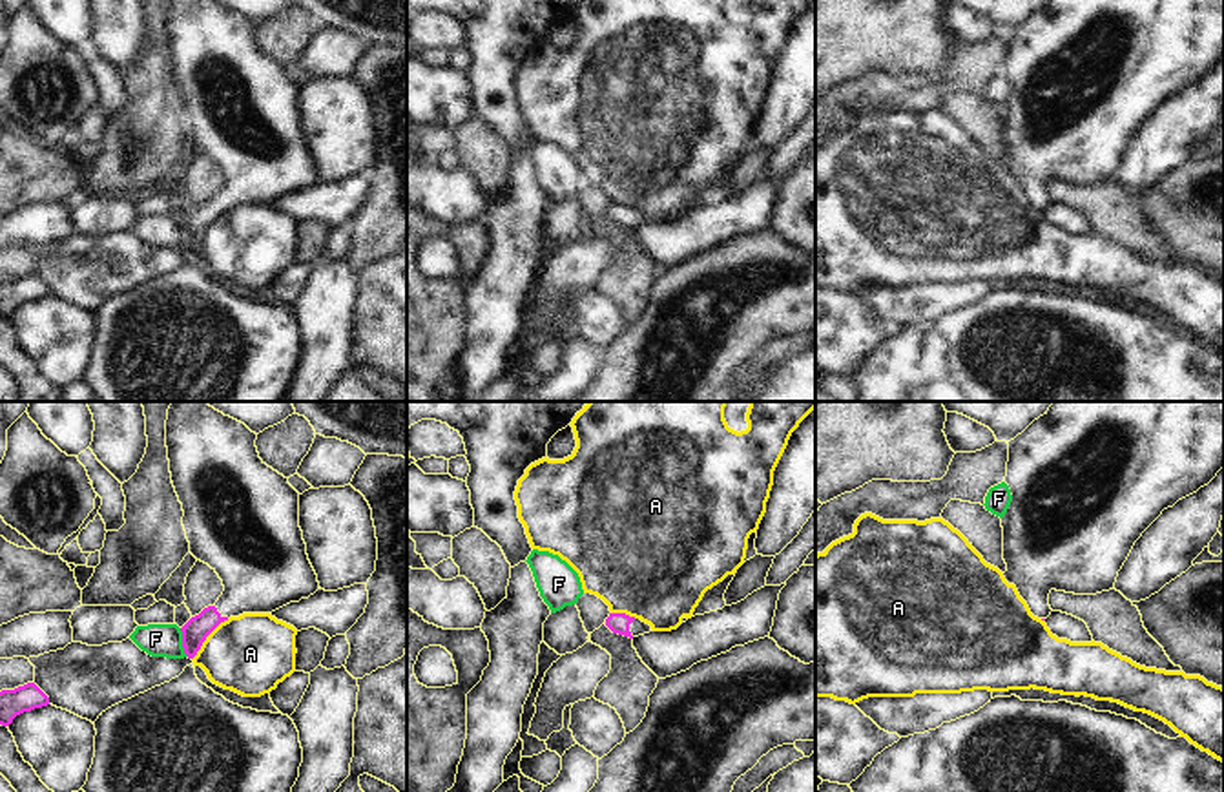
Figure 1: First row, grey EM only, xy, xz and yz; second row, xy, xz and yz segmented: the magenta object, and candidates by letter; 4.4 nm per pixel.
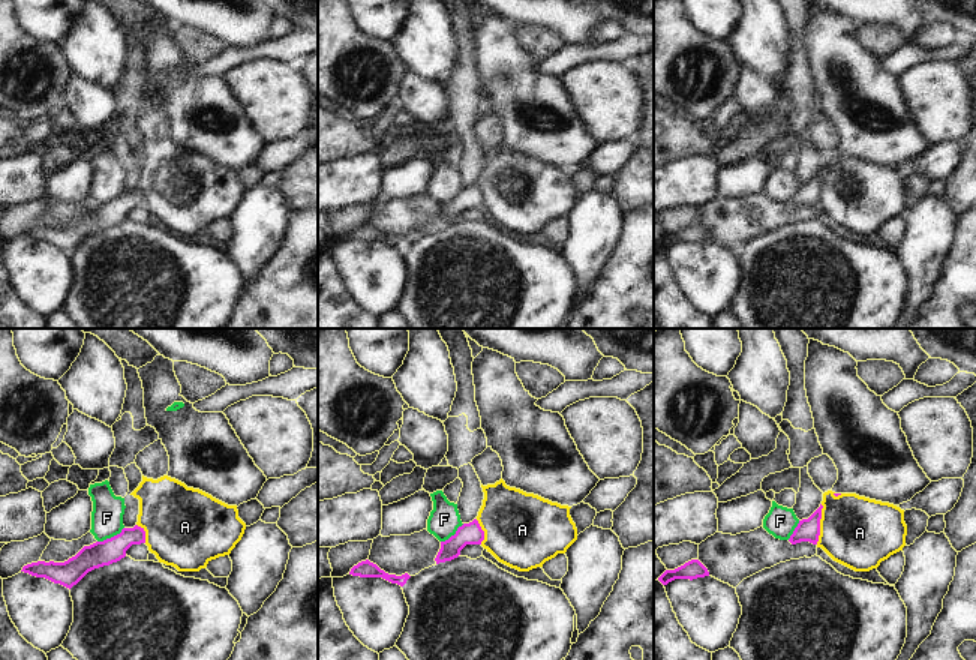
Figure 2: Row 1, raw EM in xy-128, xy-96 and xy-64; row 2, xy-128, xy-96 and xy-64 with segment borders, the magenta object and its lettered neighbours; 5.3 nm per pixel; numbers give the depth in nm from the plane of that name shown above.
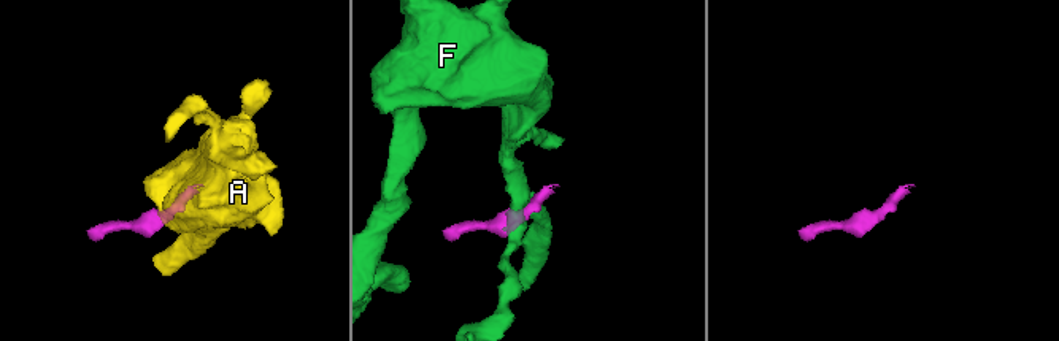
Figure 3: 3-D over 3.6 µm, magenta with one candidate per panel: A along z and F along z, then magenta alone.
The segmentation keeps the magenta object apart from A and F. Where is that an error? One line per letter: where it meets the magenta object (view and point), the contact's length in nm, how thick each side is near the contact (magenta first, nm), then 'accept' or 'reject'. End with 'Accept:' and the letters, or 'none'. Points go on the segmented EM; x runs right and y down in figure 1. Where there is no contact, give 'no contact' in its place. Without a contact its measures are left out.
A: xy (207, 635) | 240 nm | 110/360 nm | reject
F: xy (183, 643) | 130 nm | 110/140 nm | reject
Accept: none

